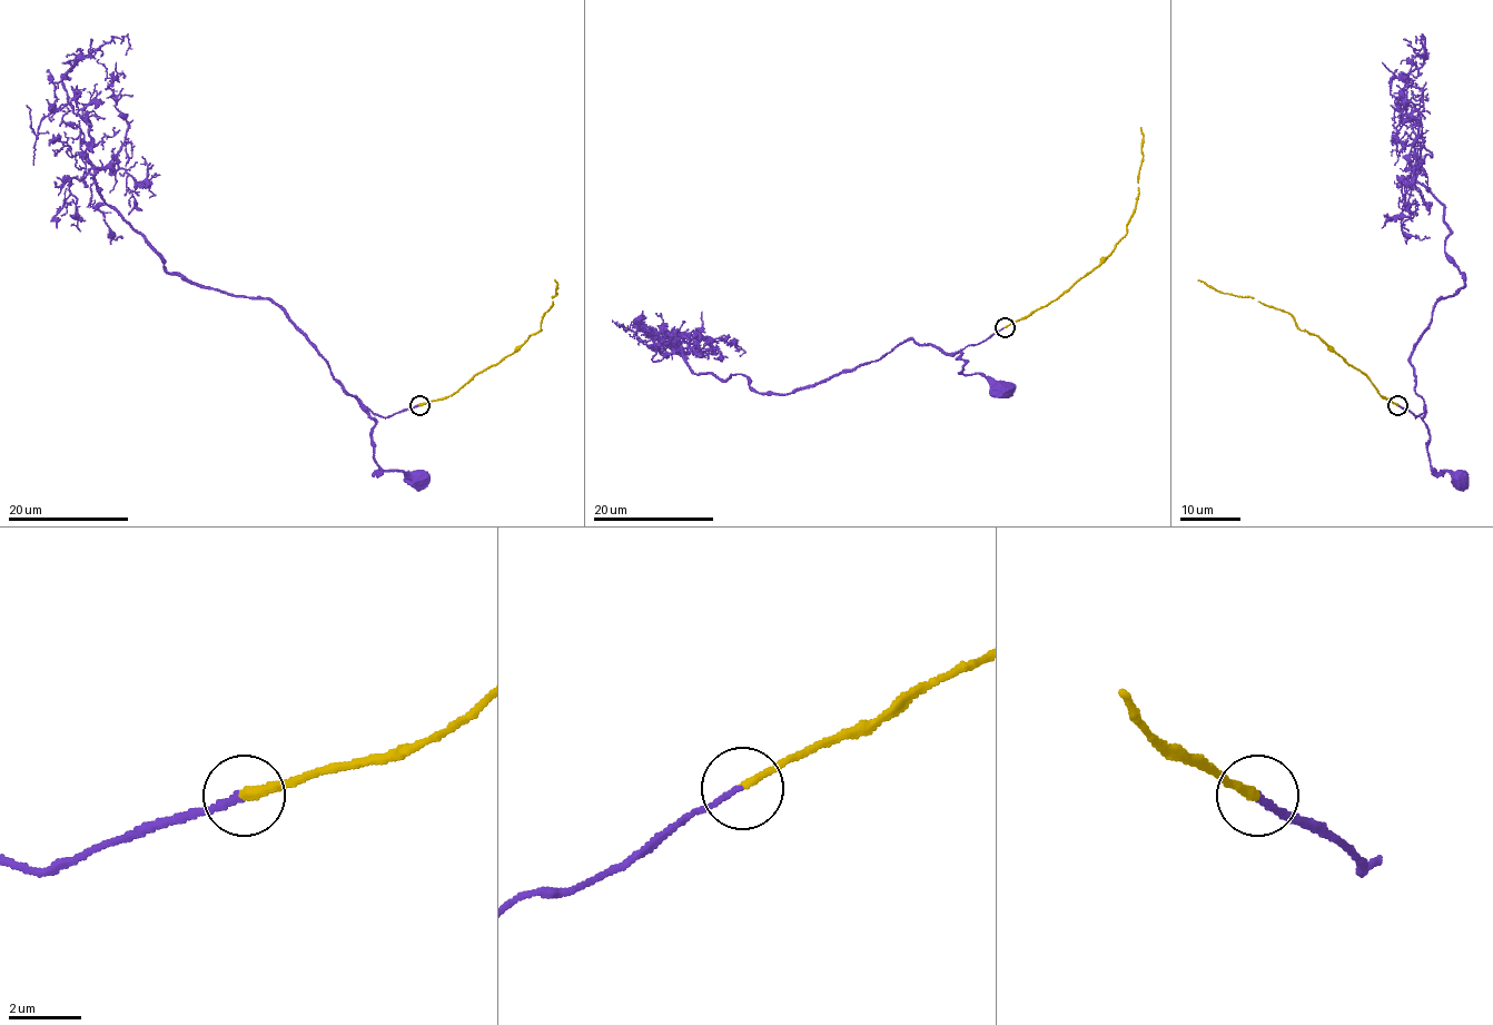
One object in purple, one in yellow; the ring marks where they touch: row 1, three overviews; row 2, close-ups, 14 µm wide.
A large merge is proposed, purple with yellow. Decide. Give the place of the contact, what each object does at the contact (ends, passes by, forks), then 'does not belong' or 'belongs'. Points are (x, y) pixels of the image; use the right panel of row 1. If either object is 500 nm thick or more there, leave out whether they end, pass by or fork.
place (1397, 405); purple ends; yellow ends; belongs

